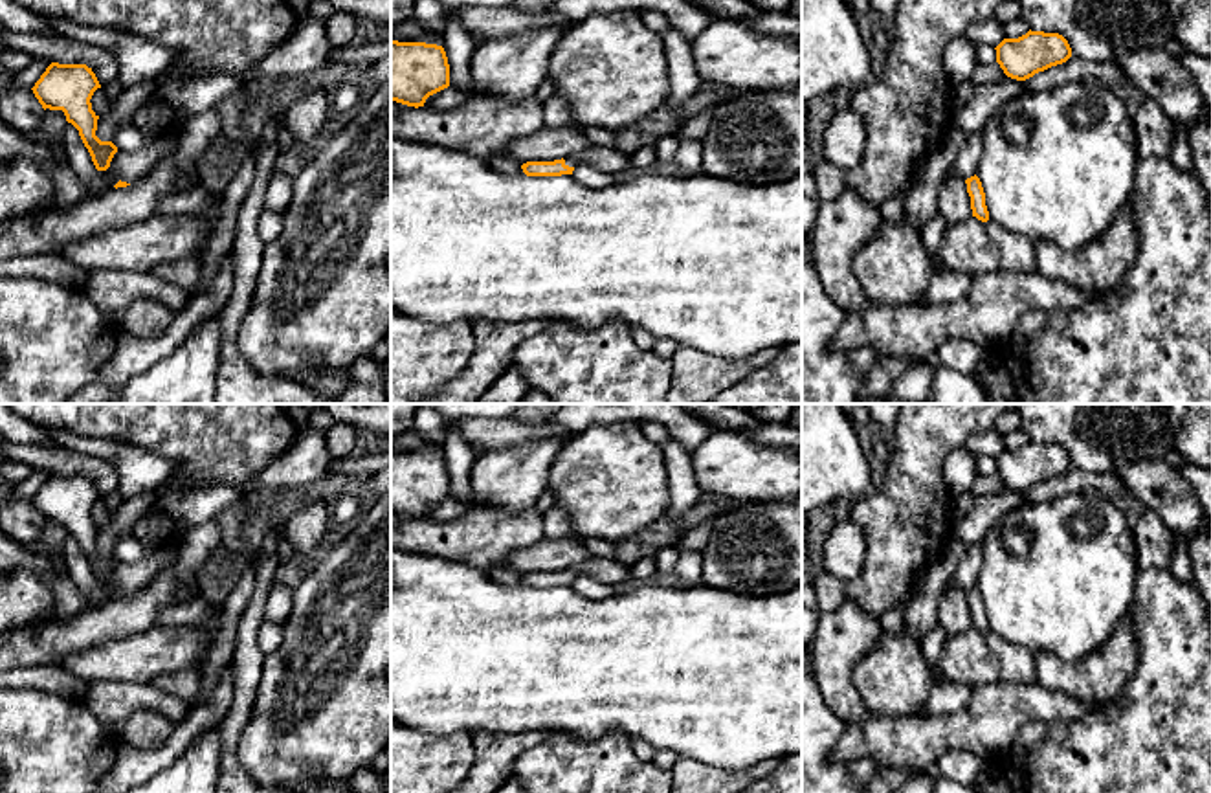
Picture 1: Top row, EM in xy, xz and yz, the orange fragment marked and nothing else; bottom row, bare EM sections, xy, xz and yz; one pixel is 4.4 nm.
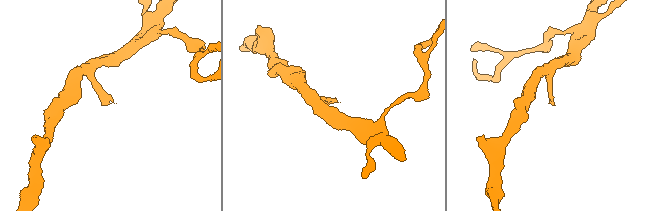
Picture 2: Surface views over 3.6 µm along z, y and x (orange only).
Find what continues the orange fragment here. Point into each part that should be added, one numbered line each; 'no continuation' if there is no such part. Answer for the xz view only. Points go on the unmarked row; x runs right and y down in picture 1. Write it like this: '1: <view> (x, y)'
1: xz (610, 571)

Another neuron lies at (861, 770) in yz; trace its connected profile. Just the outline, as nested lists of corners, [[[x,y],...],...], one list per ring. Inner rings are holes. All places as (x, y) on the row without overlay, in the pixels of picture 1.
[[[857,758],[848,764],[848,776],[855,786],[866,786],[879,769],[872,758]]]

